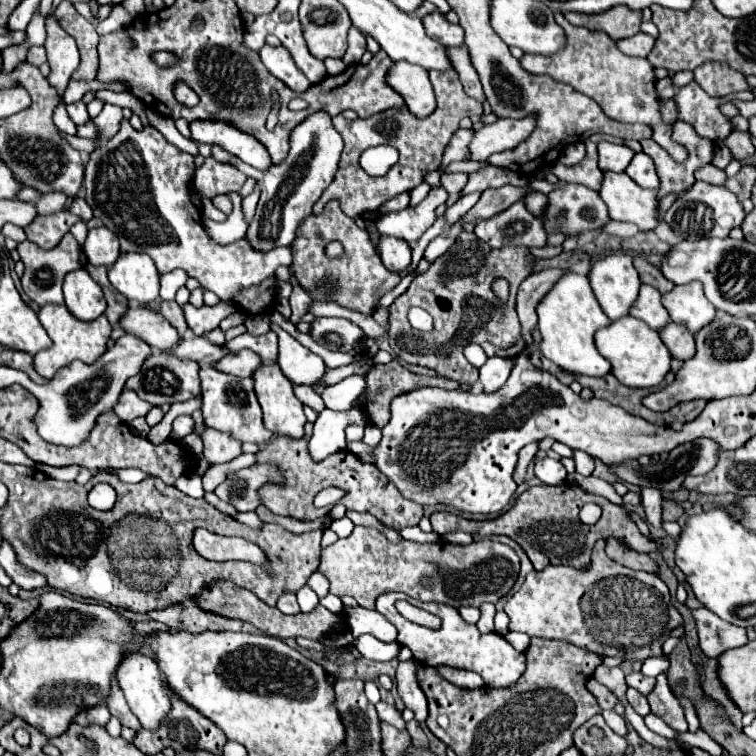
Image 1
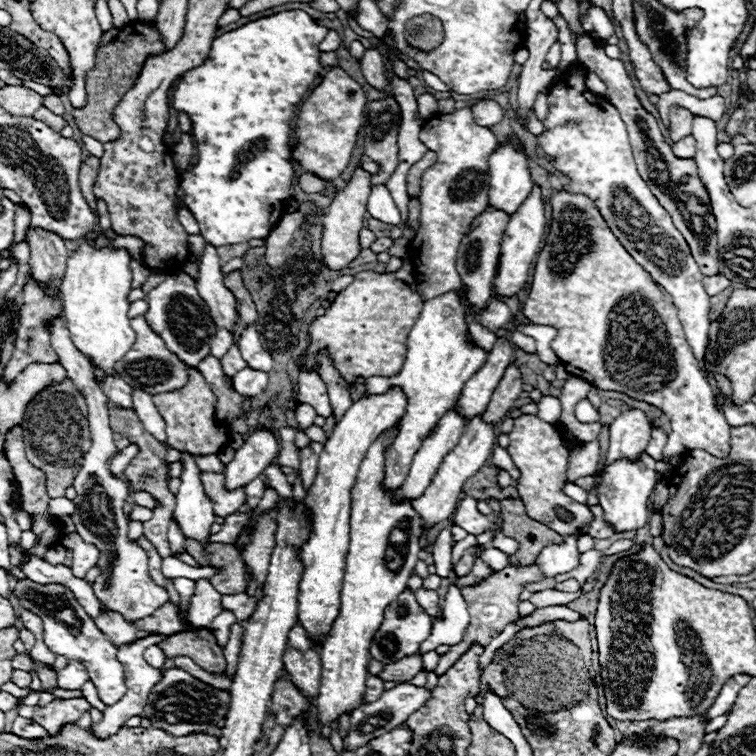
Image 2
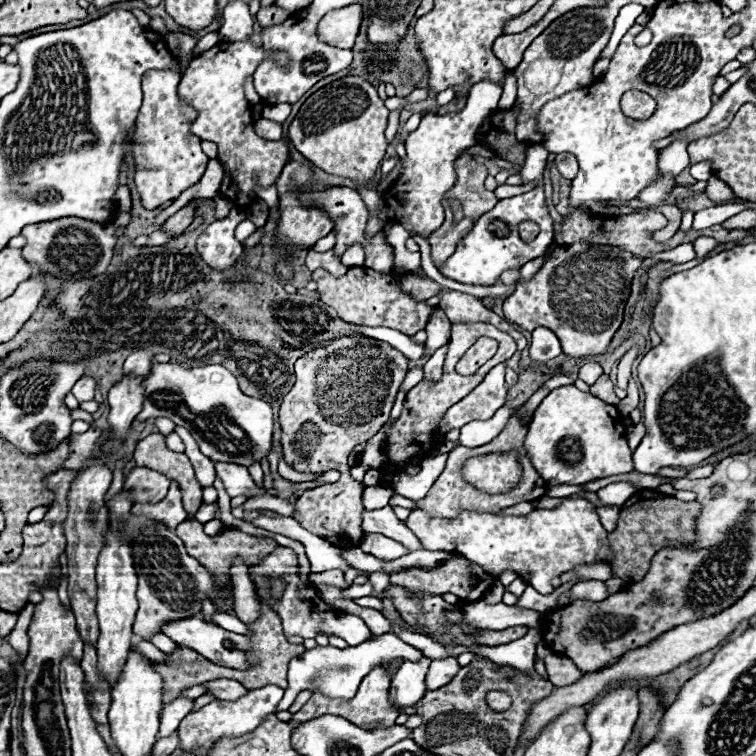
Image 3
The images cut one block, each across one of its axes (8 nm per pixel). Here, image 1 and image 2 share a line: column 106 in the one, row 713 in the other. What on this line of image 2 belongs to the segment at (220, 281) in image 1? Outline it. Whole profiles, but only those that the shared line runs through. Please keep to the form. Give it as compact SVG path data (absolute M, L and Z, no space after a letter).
M174 666L162 670L160 682L152 688L152 726L166 730L172 736L188 736L194 732L210 732L218 722L228 716L230 692L212 688L210 684L200 682L186 670Z

